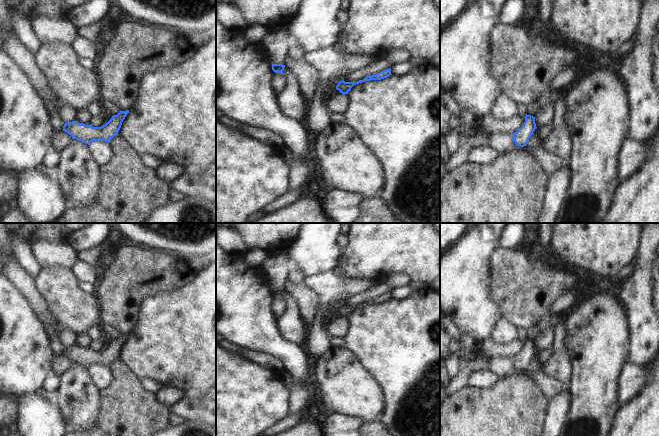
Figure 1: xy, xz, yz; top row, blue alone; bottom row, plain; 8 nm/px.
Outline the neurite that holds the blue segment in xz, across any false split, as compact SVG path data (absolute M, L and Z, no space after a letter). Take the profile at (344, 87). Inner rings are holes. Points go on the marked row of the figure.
M391 68L383 70L383 71L379 72L378 74L375 74L372 76L367 76L363 80L359 80L357 82L345 82L344 80L340 81L338 83L338 85L336 86L336 89L339 90L340 93L342 93L342 94L348 94L348 92L351 90L351 88L356 84L362 83L364 81L381 80L381 79L389 77L390 75L392 75Z

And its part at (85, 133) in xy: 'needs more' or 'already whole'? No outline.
already whole

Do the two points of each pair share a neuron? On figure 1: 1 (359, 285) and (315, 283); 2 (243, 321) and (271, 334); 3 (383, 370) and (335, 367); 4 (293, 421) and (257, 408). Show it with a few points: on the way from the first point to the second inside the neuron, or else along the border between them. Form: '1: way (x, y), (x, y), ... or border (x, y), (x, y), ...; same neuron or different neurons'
1: way (348, 285), (326, 284); same neuron
2: way (250, 323), (264, 334); same neuron
3: border (350, 351), (381, 386); different neurons
4: border (289, 414), (273, 425); different neurons

